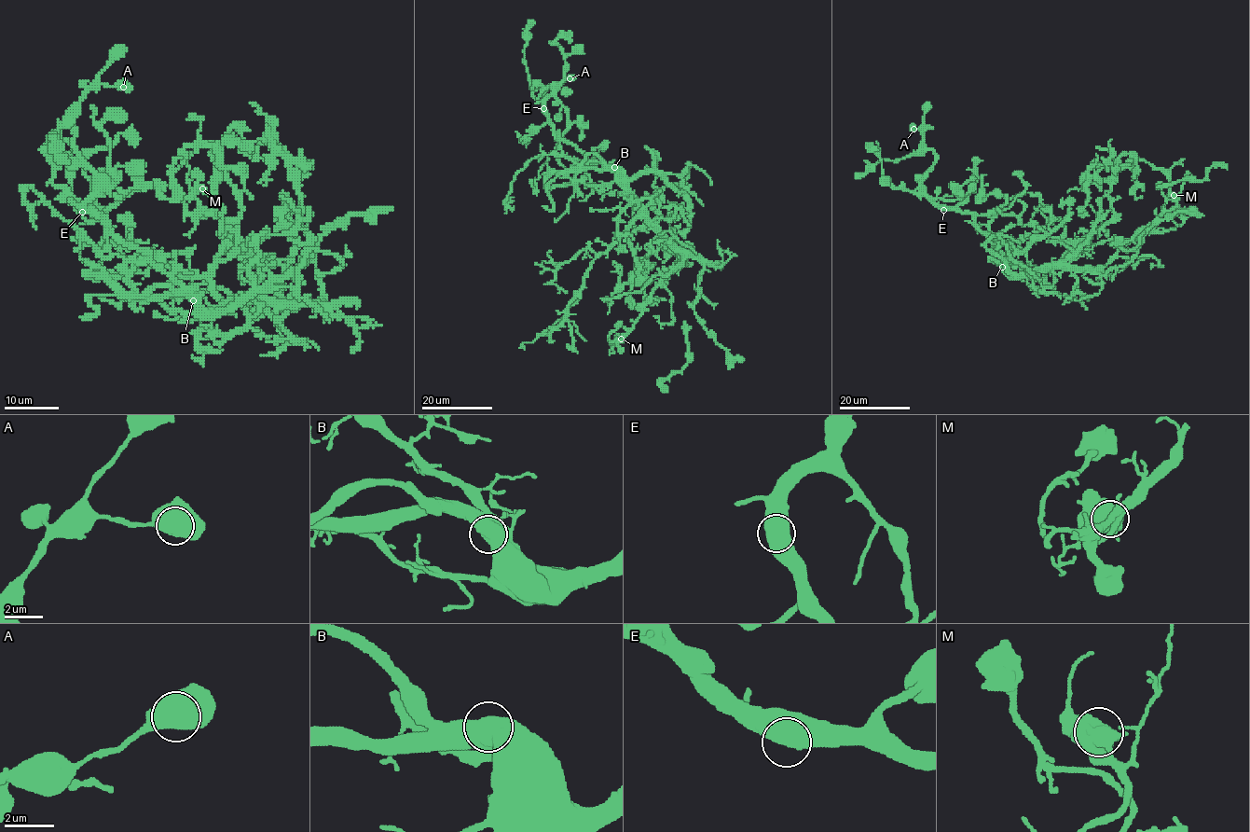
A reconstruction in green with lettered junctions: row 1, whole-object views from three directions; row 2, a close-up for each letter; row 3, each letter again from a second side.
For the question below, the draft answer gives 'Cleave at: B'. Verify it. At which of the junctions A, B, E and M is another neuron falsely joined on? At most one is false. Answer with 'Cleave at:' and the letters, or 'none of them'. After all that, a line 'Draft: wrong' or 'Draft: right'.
Cleave at: none of them
Draft: wrong

